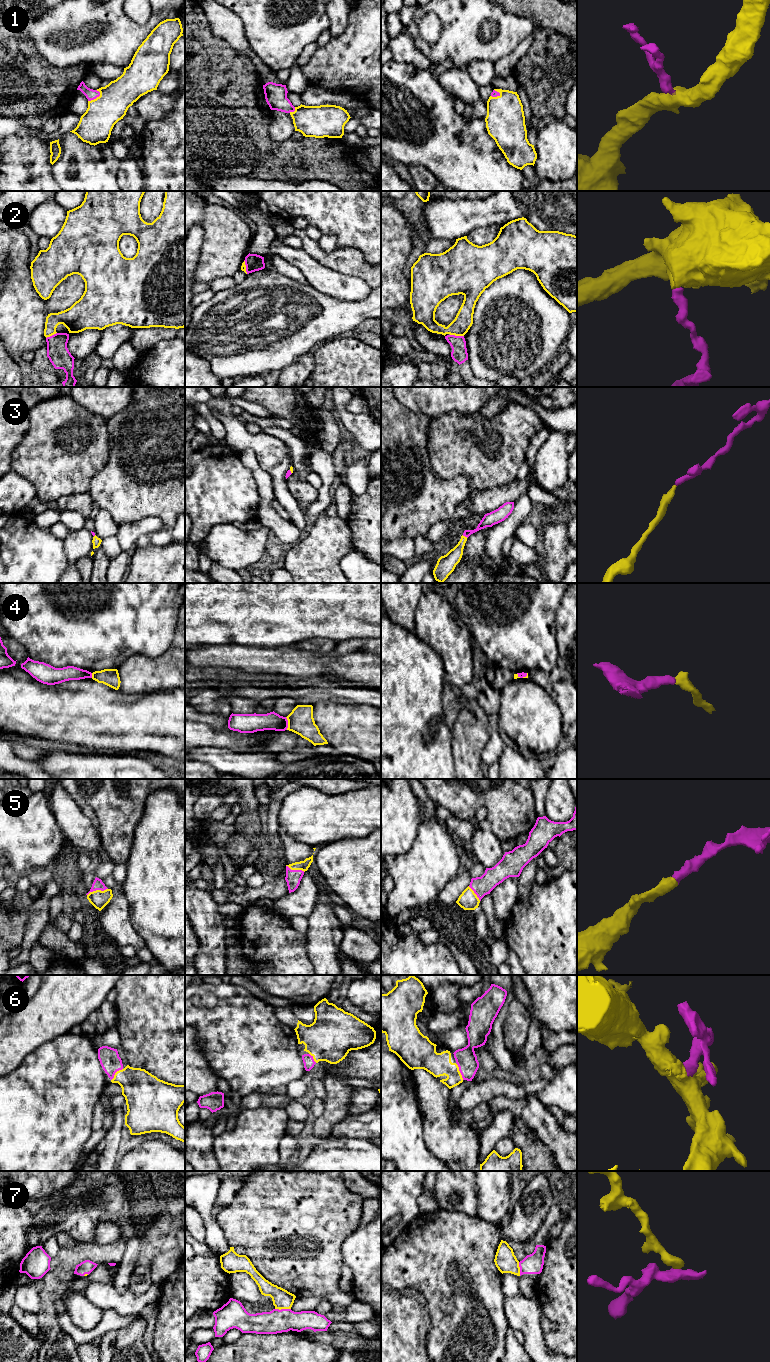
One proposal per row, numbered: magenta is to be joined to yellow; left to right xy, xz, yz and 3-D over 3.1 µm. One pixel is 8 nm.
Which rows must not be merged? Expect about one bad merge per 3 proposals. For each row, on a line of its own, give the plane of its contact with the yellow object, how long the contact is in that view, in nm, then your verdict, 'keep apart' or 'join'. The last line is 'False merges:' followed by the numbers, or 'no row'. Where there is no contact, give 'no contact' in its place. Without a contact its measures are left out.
1: meets yellow in xy; contact 130 nm long; join
2: meets yellow in yz; contact 110 nm long; keep apart
3: meets yellow in yz; contact 50 nm long; join
4: meets yellow in xz; contact 110 nm long; keep apart
5: meets yellow in xy; contact 180 nm long; join
6: meets yellow in yz; contact 140 nm long; join
7: meets yellow in xz; contact 130 nm long; join
False merges: 2, 4

